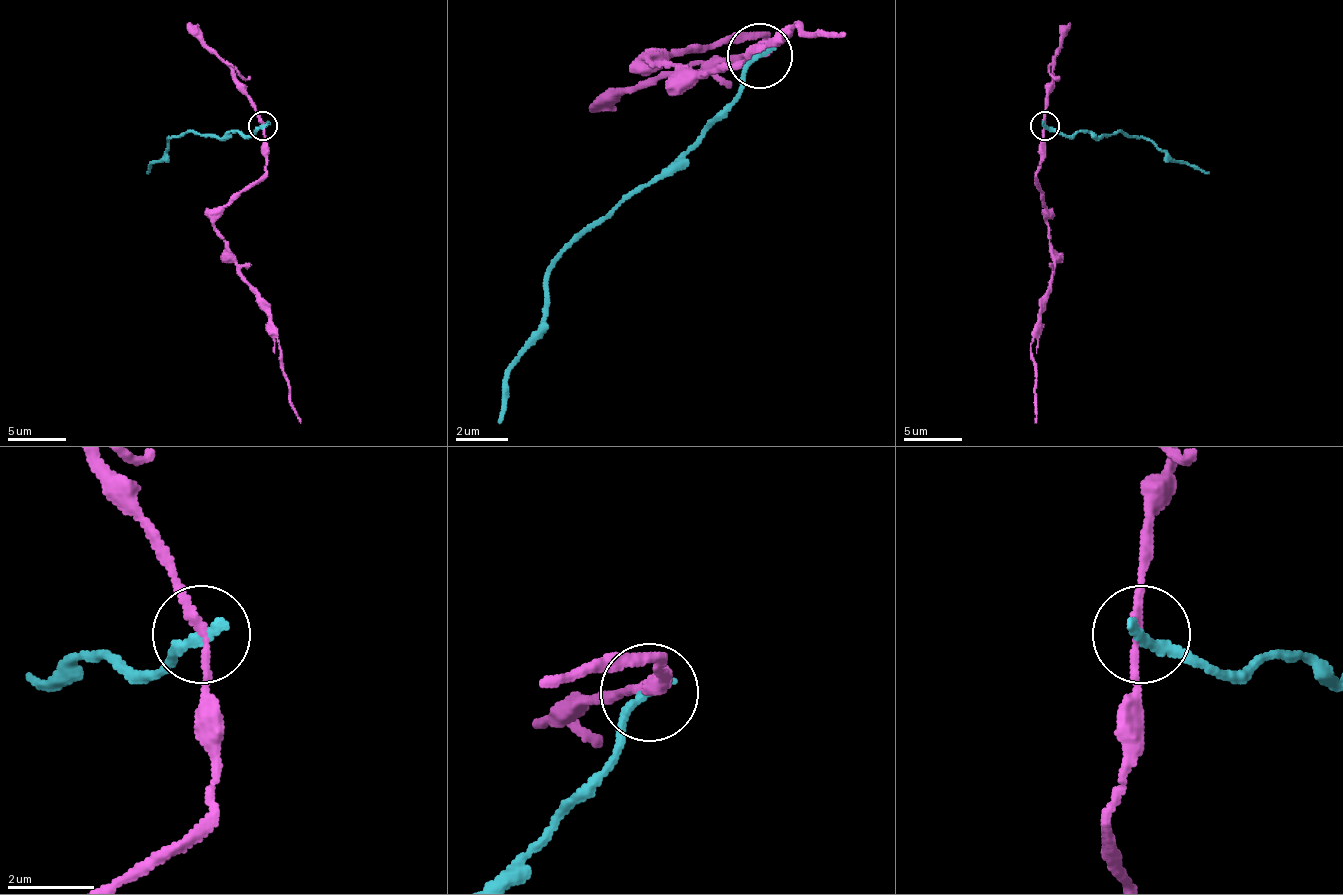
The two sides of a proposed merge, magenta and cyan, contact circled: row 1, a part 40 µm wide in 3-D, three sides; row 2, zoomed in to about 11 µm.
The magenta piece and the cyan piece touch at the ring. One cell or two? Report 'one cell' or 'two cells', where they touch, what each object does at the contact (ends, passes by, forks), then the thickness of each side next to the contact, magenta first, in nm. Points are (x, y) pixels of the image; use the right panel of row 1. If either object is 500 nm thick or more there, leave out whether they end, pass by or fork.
two cells; place (1045, 125); magenta passes by; cyan ends; calibres 150 and 240 nm

